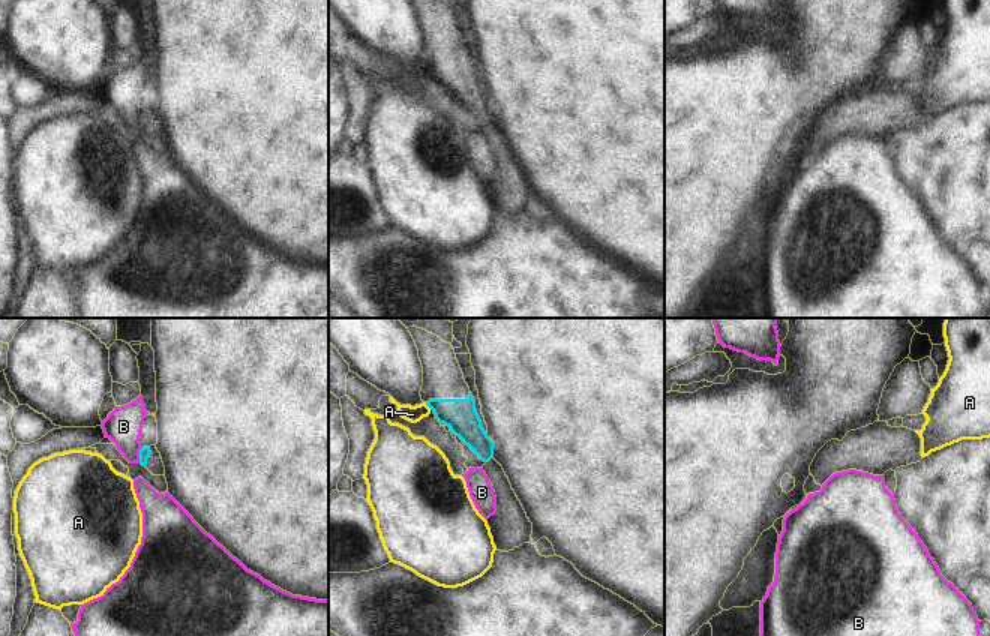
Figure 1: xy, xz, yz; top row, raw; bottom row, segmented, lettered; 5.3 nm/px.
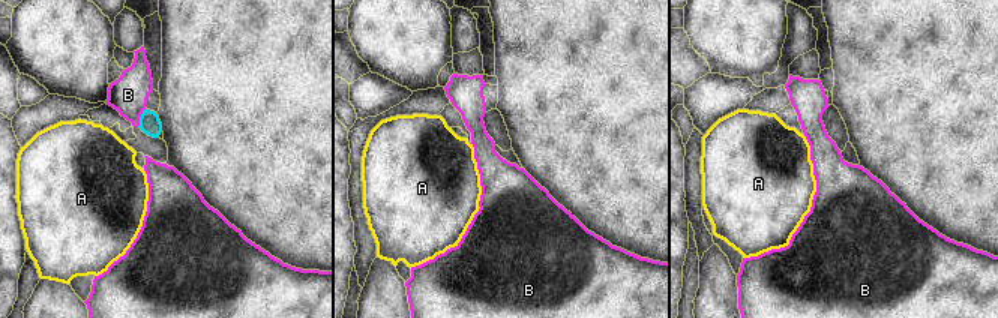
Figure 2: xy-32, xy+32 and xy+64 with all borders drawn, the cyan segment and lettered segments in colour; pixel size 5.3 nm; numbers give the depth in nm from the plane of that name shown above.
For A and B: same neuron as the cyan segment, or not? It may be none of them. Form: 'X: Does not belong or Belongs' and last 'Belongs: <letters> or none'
A: Does not belong
B: Does not belong
Belongs: none.

